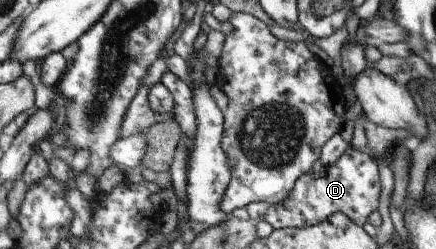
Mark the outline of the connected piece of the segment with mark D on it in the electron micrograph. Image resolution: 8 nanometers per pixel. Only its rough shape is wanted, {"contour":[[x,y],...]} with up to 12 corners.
{"contour":[[350,146],[281,204],[249,220],[299,229],[344,213],[358,226],[378,208],[375,162]]}

